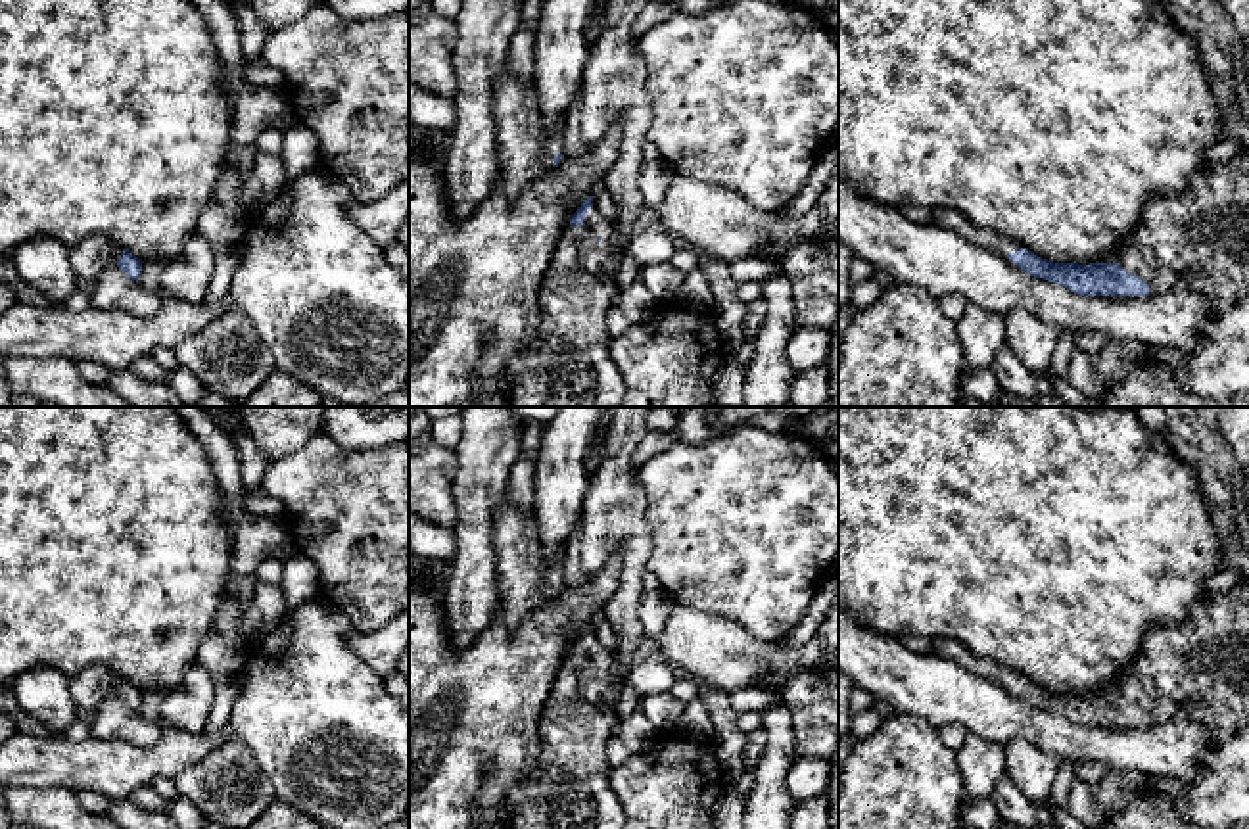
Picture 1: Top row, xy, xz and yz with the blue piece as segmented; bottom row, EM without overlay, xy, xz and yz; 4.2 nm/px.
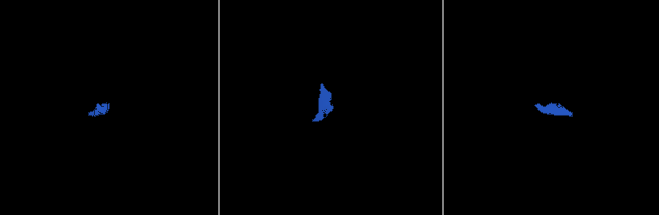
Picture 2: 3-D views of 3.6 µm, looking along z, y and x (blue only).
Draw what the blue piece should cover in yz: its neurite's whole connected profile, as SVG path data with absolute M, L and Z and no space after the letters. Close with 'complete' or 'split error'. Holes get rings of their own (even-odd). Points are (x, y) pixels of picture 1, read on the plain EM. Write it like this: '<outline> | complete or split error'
M1249 580L1228 593L1211 593L1178 624L1153 624L1138 656L1101 693L1046 691L1007 666L975 656L955 639L936 637L936 656L969 674L1007 687L1034 708L1055 712L1080 725L1159 725L1195 722L1226 735L1249 729Z | split error

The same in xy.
M96 664L67 679L73 702L81 712L94 712L104 699L117 695L130 710L140 710L142 689L121 679L107 666Z | split error

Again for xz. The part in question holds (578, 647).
M587 628L564 656L553 689L539 718L539 745L535 768L505 800L510 810L508 829L622 829L625 814L610 789L612 766L606 745L614 735L618 716L614 700L624 683L612 675L614 654L606 651Z | split error

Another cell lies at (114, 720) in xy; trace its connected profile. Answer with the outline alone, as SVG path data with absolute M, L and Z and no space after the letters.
M109 695L94 710L90 737L102 741L125 741L134 746L150 748L163 733L163 725L130 710L117 695Z

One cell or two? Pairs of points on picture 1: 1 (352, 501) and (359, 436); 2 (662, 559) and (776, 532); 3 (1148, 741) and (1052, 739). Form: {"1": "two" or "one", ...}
{"1": "two", "2": "one", "3": "one"}

